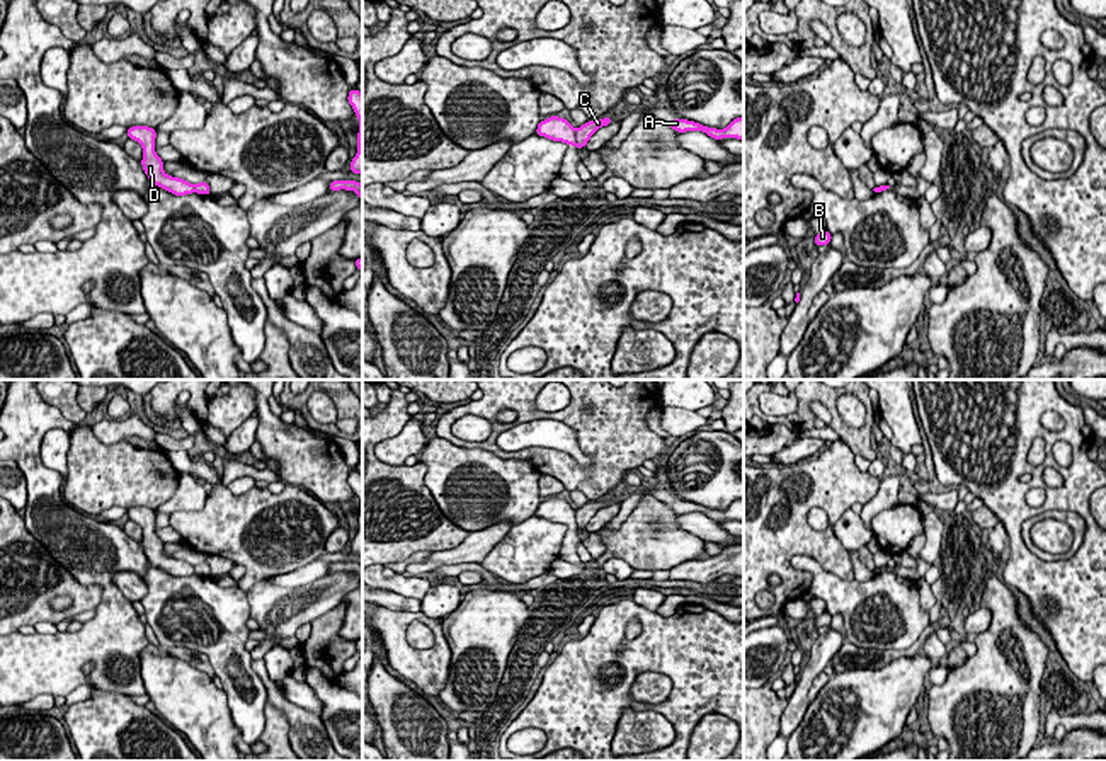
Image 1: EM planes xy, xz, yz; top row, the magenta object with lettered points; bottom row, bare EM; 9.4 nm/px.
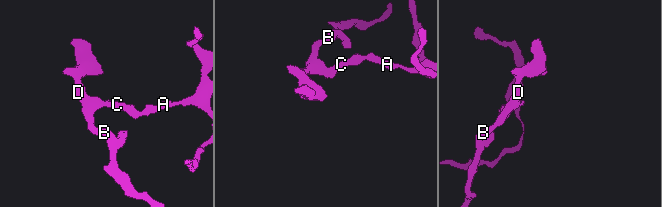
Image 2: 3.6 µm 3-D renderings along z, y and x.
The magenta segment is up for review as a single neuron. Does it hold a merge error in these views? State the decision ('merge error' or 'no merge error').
merge error

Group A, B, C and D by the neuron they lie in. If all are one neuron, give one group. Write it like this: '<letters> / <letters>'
A C / B D

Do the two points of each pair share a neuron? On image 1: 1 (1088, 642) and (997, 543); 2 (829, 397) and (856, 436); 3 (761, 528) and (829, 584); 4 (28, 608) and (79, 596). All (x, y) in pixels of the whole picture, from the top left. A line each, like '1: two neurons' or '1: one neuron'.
1: two neurons
2: one neuron
3: two neurons
4: one neuron

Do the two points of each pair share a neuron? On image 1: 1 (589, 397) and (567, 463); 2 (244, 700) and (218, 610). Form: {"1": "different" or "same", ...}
{"1": "same", "2": "same"}

